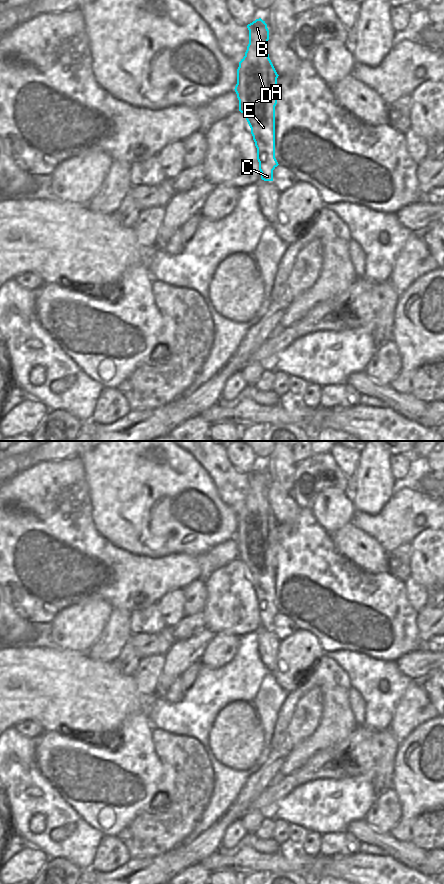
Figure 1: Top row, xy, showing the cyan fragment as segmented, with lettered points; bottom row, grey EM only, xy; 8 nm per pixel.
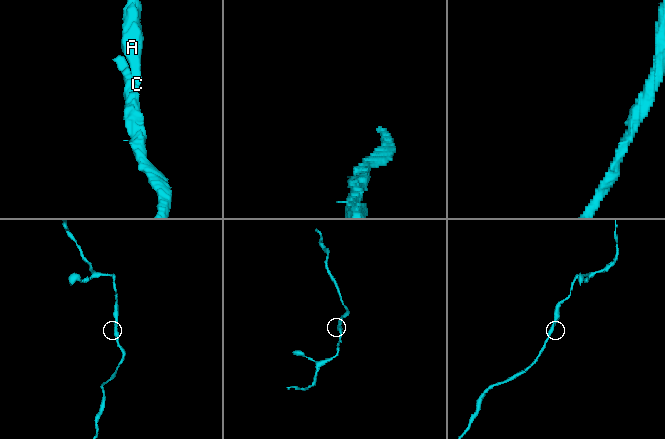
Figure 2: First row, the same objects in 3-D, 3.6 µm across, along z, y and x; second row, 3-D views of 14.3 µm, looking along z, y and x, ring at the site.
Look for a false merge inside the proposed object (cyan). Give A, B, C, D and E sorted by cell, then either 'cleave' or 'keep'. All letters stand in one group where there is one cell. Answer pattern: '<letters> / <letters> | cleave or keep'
A B C D E | keep

